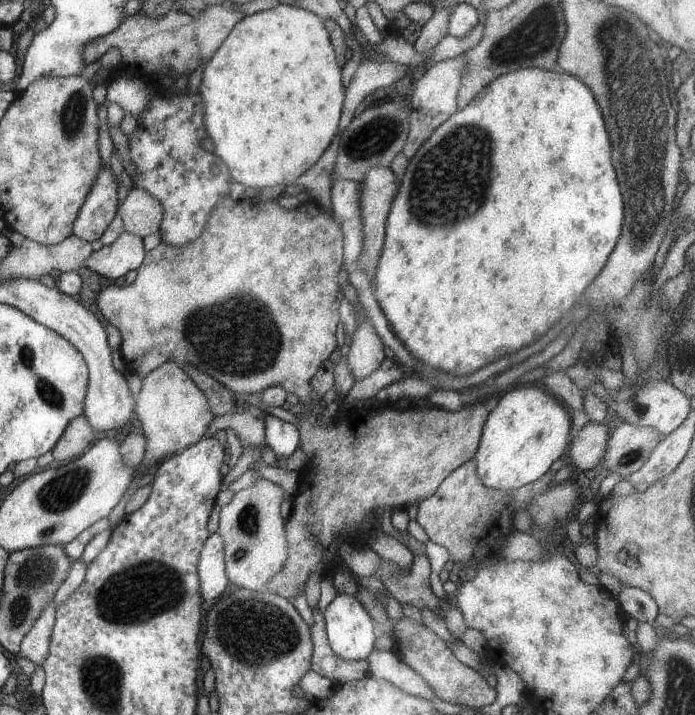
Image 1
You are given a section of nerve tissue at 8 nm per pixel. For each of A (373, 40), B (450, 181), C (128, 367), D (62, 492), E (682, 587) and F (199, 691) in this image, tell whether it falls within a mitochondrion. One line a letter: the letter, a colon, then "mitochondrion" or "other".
A: other
B: mitochondrion
C: other
D: mitochondrion
E: other
F: other

